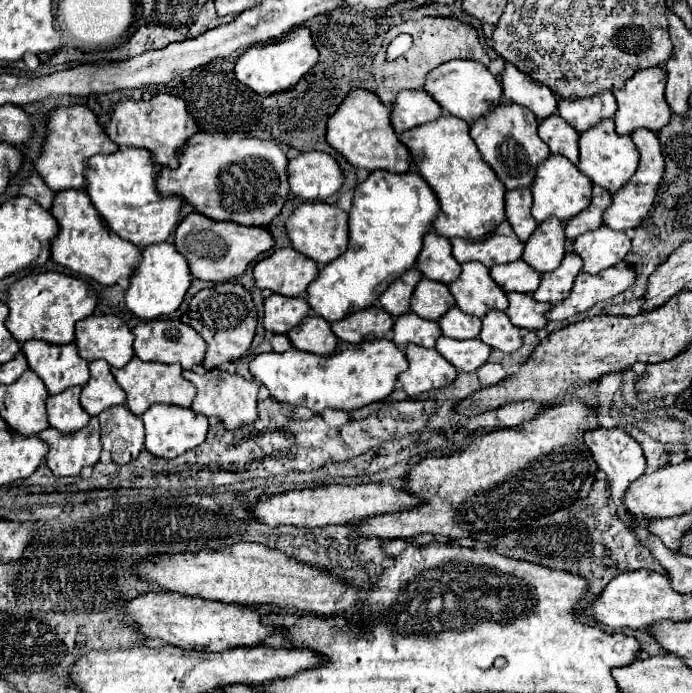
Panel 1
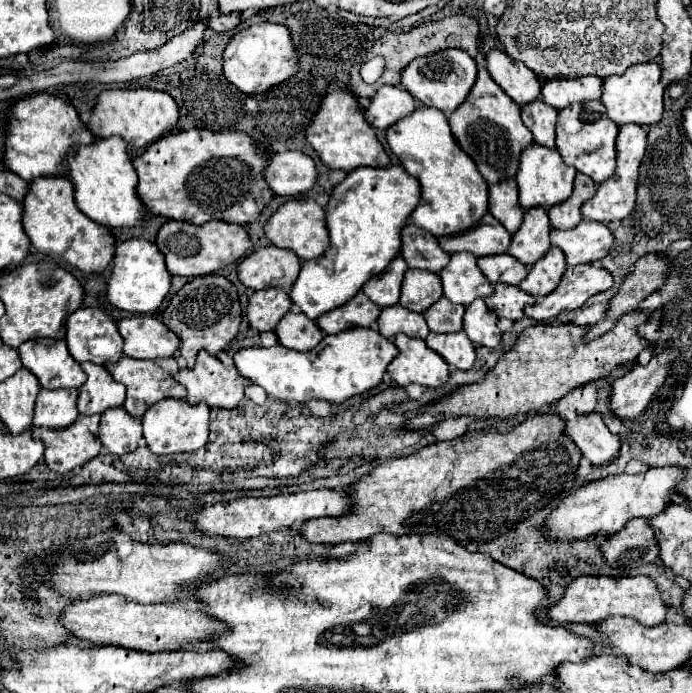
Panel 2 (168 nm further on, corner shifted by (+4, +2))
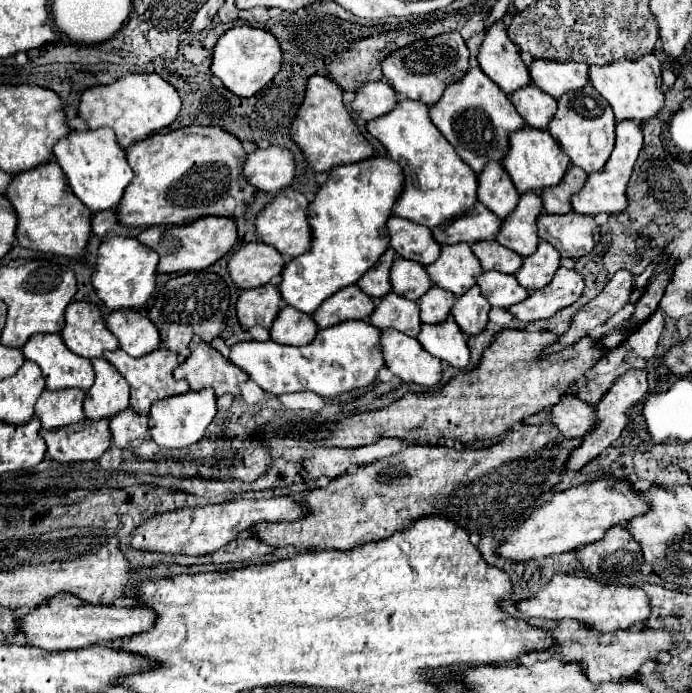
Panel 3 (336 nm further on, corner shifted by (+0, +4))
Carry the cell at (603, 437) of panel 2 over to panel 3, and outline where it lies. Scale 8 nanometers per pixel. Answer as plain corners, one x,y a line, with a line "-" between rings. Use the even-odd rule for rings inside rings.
562,395
560,403
550,409
550,423
554,423
564,437
584,437
594,425
594,407
578,397

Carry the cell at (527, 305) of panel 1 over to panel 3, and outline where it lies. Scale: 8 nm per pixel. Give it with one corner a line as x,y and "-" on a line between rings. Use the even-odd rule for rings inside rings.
484,271
476,277
476,285
480,287
482,295
490,301
490,305
506,309
516,305
528,297
528,291
516,283
514,275
498,273
498,271

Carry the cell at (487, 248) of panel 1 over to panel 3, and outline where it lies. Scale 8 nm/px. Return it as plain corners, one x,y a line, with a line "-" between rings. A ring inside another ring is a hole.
474,203
474,209
468,211
468,215
462,215
460,219
454,219
452,223
444,227
434,227
432,235
438,243
474,243
484,239
494,239
500,229
500,219
486,209
482,203

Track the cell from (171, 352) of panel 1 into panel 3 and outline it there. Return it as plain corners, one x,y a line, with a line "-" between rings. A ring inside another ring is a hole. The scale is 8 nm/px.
112,311
106,317
106,327
130,357
142,357
160,347
160,335
154,323
134,311

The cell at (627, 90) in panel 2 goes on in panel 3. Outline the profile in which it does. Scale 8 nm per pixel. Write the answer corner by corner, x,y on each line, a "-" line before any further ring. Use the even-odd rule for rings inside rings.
652,53
636,61
618,59
616,63
608,63
608,65
590,65
590,83
610,103
616,115
616,121
628,119
628,121
640,123
648,117
654,117
664,105
660,61

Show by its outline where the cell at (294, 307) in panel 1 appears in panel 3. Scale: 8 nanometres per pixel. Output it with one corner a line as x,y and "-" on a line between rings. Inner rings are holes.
268,283
256,289
246,289
238,295
236,317
242,327
250,329
254,325
262,325
270,329
280,307
282,307
282,297
278,287

